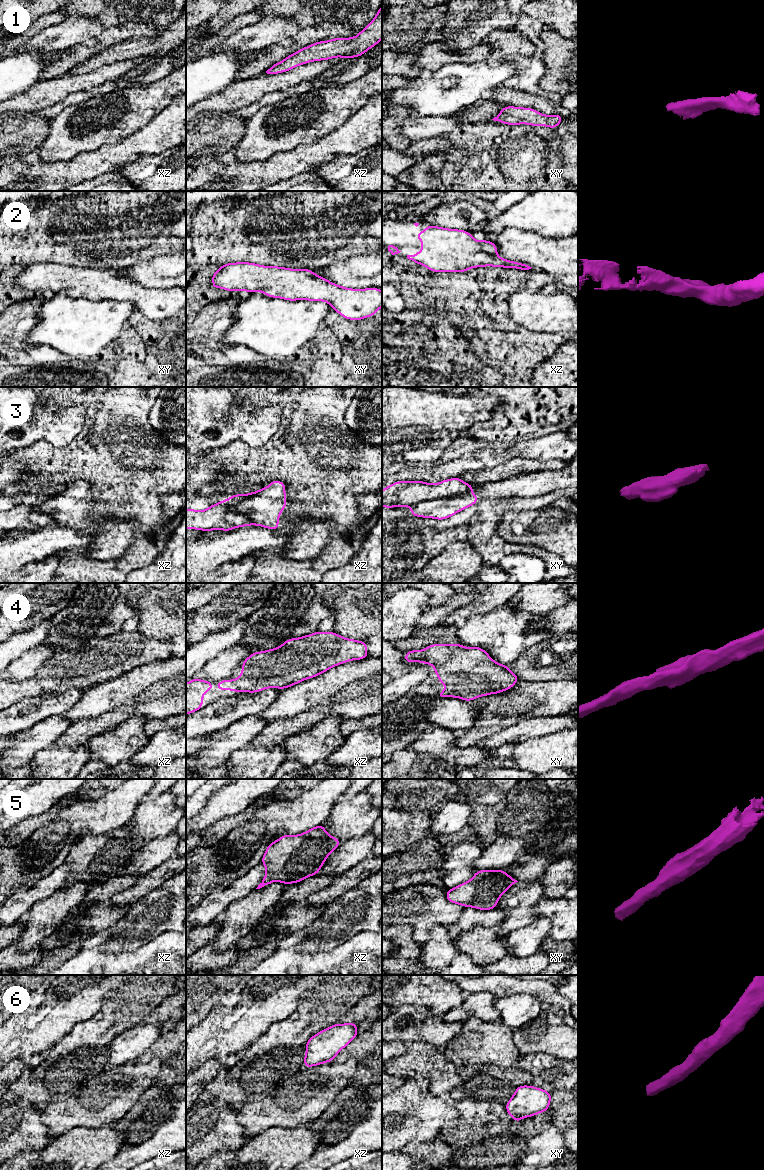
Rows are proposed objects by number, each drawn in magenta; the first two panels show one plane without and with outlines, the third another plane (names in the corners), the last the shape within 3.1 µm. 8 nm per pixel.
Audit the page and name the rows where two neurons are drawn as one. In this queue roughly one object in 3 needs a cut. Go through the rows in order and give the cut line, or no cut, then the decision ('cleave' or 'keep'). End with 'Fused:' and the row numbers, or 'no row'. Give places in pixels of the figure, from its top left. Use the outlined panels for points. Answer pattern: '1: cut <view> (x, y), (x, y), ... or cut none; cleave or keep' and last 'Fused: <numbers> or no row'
1: cut none; keep
2: cut none; keep
3: cut xy (469, 491), (420, 501), (411, 506); cleave
4: cut none; keep
5: cut none; keep
6: cut none; keep
Fused: 3

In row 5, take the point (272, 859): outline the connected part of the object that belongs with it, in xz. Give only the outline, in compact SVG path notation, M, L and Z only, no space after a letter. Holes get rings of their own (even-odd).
M324 825L312 827L310 830L298 835L282 835L273 841L265 850L261 863L266 868L266 875L256 889L260 889L277 881L289 885L299 883L307 877L318 874L327 857L341 843L338 838L331 837Z

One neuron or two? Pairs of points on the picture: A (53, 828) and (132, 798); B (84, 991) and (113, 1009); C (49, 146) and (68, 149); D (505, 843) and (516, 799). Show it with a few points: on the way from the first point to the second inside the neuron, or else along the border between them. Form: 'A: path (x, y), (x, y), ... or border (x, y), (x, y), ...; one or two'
A: path (73, 823), (81, 818), (99, 817), (112, 810); one
B: border (104, 1000), (101, 1007), (87, 1019); two
C: path (54, 146), (63, 146); one
D: border (508, 834), (500, 834), (486, 846); two

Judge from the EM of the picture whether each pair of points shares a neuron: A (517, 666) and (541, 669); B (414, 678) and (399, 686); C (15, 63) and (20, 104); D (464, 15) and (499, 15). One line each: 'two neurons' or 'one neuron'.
A: one neuron
B: one neuron
C: two neurons
D: one neuron

